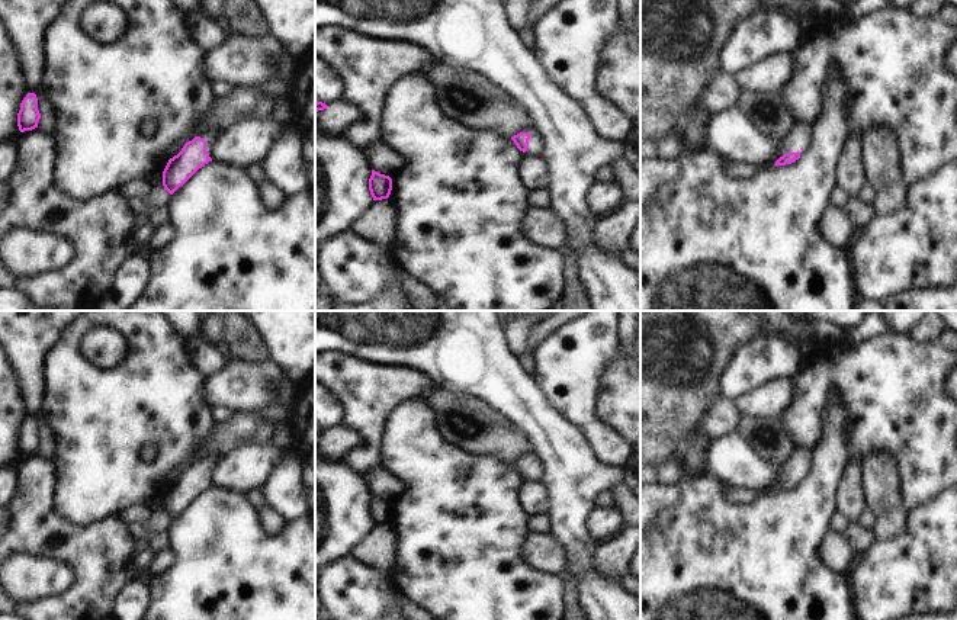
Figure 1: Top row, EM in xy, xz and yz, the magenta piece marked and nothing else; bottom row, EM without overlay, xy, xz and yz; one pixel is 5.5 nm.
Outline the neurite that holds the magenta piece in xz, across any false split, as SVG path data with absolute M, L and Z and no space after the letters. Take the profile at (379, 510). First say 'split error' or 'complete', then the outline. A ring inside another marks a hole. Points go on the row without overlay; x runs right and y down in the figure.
complete; M372 495L372 501L369 504L369 515L373 526L388 524L392 515L392 504Z

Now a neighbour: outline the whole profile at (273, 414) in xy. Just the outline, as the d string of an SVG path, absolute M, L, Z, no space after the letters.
M272 407L269 409L258 409L257 412L261 415L261 418L273 424L280 421L288 421L290 417L289 408L282 409L282 408Z

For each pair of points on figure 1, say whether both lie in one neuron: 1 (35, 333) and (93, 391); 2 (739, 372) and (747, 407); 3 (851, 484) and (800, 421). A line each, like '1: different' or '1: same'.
1: different
2: different
3: different

